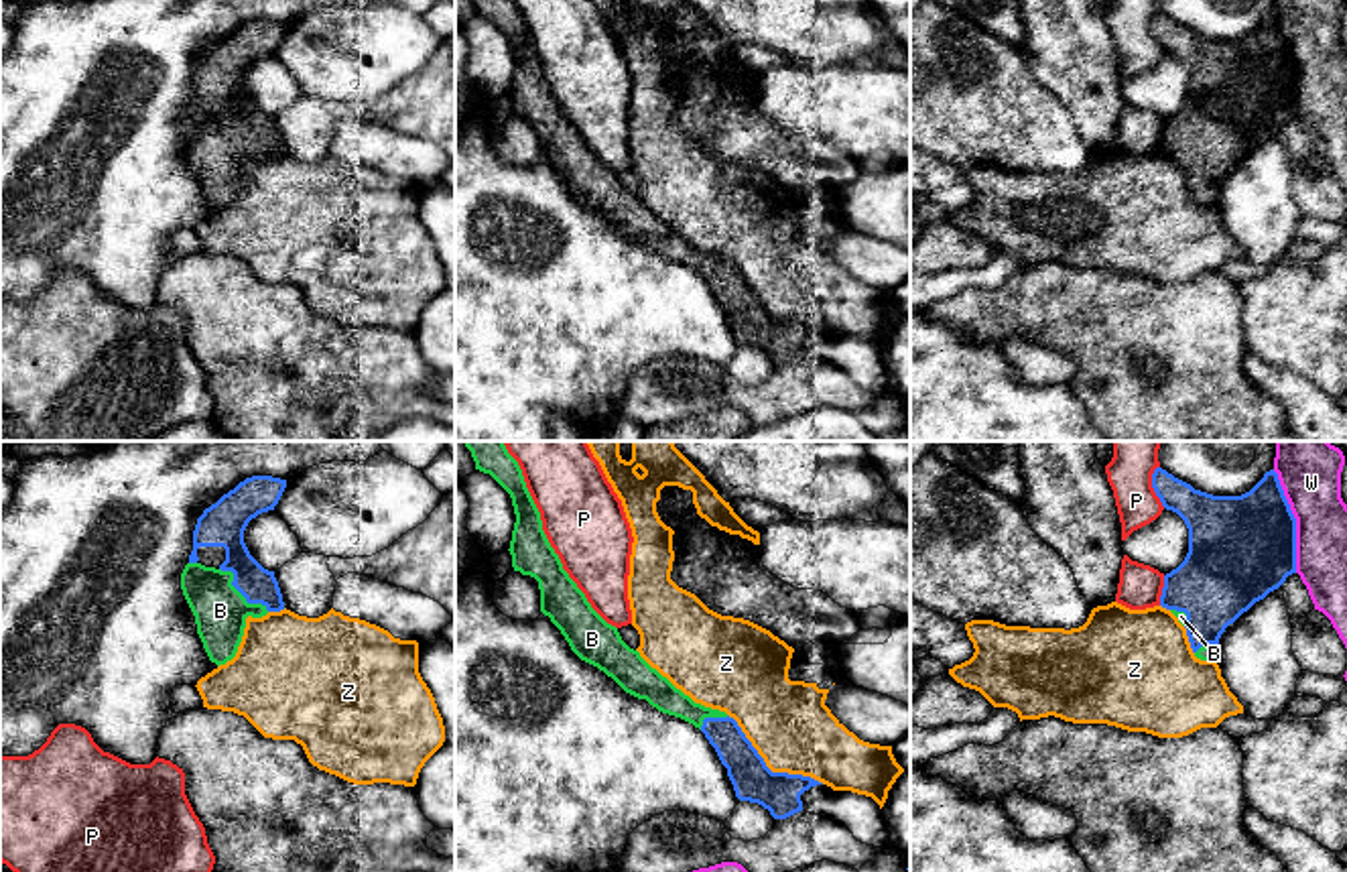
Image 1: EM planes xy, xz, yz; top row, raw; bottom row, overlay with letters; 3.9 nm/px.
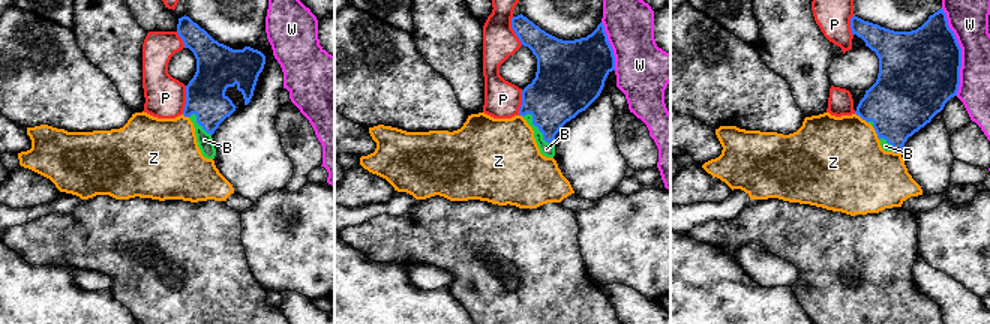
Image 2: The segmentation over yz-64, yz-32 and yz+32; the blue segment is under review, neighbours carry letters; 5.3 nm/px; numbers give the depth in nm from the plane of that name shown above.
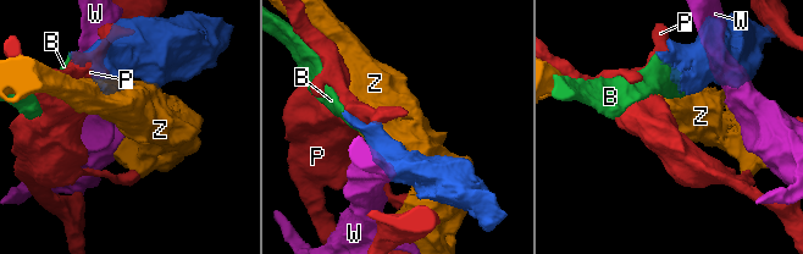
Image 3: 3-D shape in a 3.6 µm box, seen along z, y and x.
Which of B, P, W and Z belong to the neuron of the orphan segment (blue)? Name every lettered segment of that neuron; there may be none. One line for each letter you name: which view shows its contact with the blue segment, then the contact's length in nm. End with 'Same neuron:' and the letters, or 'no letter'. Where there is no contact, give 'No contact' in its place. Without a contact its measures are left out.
B: Touches blue in xy. Shared border 260 nm
Same neuron: B

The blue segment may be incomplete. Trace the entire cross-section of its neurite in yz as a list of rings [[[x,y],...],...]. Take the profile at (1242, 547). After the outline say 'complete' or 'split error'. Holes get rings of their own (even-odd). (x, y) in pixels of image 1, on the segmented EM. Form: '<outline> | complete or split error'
[[[1162,468],[1154,470],[1152,488],[1162,506],[1176,512],[1189,528],[1189,553],[1164,575],[1160,606],[1186,628],[1195,657],[1215,661],[1225,628],[1296,573],[1296,518],[1274,470],[1241,496],[1195,490]]] | split error

